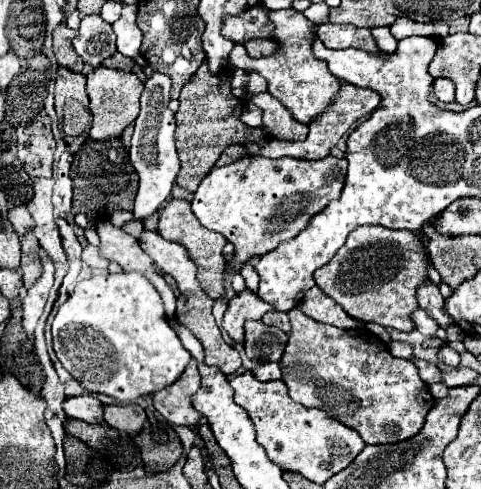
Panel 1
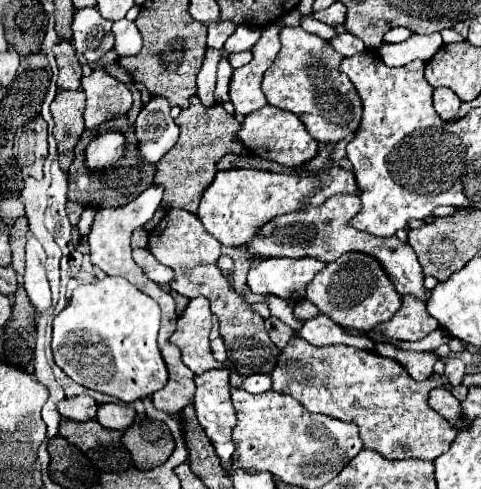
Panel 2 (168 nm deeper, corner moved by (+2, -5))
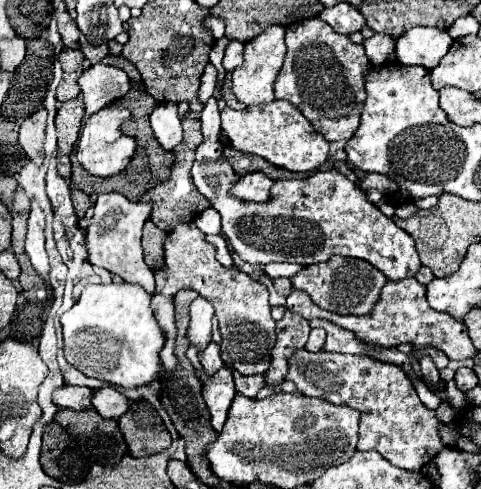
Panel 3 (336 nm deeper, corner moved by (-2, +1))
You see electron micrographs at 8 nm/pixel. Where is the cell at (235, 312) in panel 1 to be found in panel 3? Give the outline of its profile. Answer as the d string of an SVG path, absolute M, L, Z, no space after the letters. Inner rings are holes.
M210 342L208 348L204 350L204 354L200 356L200 362L202 362L202 366L204 366L204 370L206 370L208 374L220 370L220 368L224 366L224 360L220 358L220 344Z

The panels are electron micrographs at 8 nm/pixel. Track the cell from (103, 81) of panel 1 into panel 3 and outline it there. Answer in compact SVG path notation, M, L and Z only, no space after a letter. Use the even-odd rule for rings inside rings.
M106 64L90 66L86 72L82 72L78 84L82 88L82 100L88 116L96 114L98 110L106 108L114 100L124 98L124 94L130 92L128 74Z

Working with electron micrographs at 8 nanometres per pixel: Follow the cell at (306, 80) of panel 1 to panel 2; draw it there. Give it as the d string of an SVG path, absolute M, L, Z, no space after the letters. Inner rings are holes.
M282 26L280 40L282 48L262 80L262 90L268 104L296 114L318 142L336 144L342 138L354 134L360 126L362 104L350 78L340 74L340 60L344 60L344 56L336 54L336 50L328 46L328 40L310 34L300 26ZM316 72L324 74L318 76Z

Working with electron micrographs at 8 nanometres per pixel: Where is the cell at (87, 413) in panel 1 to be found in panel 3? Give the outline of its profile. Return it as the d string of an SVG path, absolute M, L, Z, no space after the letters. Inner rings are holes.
M62 386L52 396L58 408L70 408L70 410L92 408L92 398L94 398L94 390L82 386Z

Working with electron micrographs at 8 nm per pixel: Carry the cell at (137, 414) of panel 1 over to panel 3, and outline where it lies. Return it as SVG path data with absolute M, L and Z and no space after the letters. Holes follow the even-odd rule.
M110 386L98 390L92 404L94 404L96 412L104 418L118 420L120 416L124 416L128 412L128 398L122 392L118 392L116 388L110 388Z

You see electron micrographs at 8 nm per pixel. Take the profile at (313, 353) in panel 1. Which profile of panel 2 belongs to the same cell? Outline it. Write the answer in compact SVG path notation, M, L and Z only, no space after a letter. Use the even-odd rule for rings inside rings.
M294 334L278 356L272 382L274 392L290 394L310 412L354 422L360 428L364 448L376 450L388 460L434 460L444 454L458 436L456 428L428 408L428 392L442 382L416 382L398 362L376 352L342 344L312 346Z

